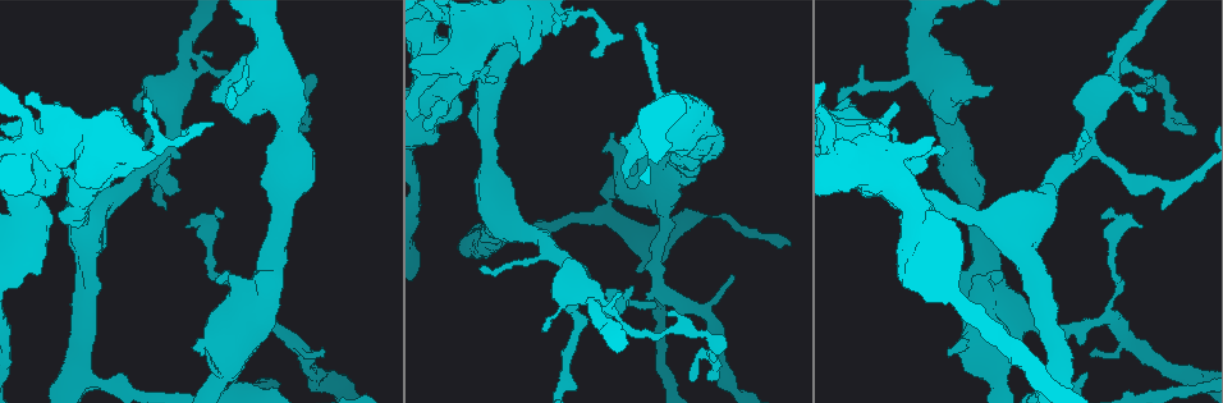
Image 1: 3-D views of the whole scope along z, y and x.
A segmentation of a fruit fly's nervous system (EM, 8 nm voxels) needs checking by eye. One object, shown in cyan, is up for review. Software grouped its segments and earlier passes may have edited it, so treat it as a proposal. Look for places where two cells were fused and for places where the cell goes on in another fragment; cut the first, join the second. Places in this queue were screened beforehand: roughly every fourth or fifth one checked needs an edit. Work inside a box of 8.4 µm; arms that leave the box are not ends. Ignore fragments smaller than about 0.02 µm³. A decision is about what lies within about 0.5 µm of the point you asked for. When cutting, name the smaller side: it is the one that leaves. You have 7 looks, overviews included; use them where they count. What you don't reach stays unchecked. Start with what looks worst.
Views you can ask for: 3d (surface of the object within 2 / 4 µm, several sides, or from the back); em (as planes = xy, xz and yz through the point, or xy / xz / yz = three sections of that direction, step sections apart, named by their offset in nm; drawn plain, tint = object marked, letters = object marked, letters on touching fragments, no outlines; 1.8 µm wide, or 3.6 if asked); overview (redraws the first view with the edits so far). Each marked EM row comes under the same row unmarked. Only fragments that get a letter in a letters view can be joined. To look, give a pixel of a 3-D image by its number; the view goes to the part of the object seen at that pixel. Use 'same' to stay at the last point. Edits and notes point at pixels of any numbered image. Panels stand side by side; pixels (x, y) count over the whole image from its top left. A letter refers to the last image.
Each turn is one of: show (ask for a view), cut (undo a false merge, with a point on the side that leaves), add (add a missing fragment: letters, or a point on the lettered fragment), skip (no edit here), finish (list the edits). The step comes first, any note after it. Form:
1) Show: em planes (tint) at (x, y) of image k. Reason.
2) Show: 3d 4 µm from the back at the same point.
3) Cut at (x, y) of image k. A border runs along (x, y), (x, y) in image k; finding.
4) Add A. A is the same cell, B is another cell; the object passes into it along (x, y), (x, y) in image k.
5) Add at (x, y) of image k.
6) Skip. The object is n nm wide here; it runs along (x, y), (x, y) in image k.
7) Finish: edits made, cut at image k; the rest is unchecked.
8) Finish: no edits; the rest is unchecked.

Show: em 3.6 µm planes (letters) at (51, 144) of image 1. Looks like a crossing.

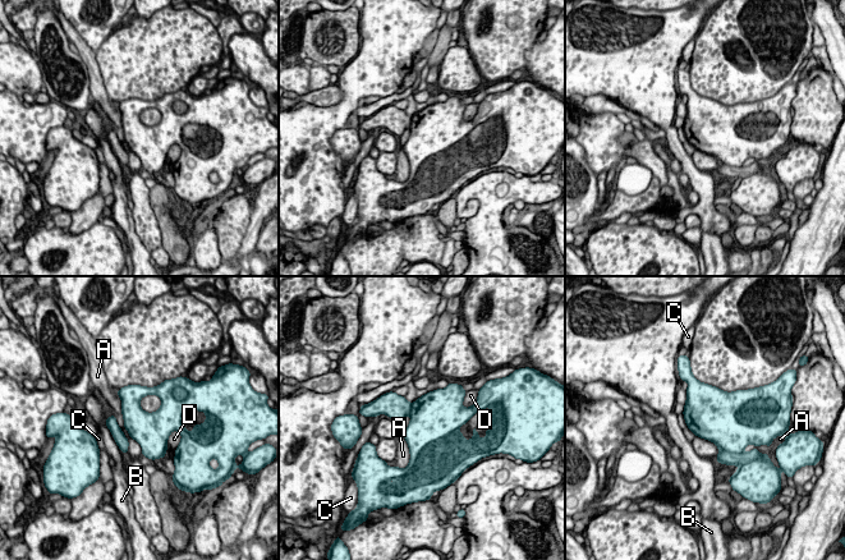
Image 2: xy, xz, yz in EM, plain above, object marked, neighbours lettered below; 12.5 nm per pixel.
Cut at (724, 457) of image 2. The object is 380 nm wide here; the longest contact is with B, 500 nm; A, B, C and D are other cells; a second cell is stuck on.

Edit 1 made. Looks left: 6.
Show: overview.

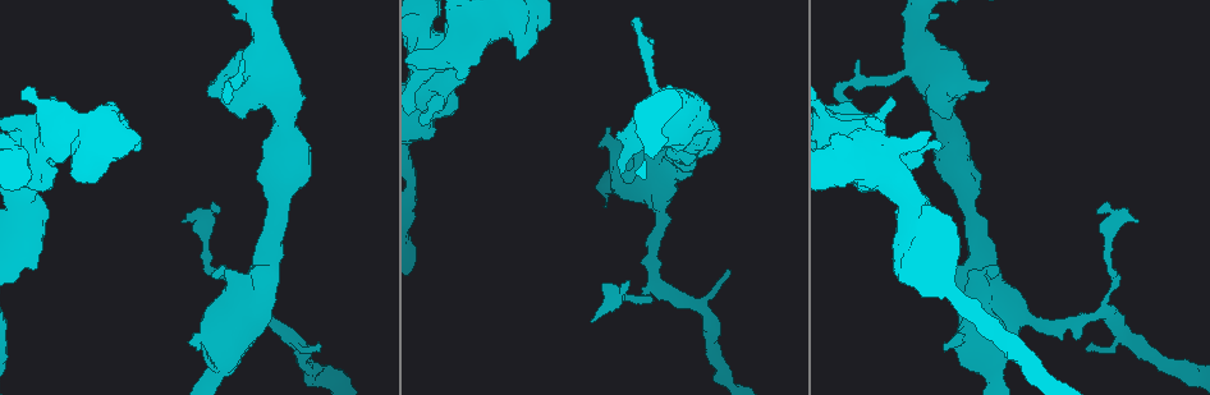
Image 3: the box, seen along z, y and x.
Show: 3d 2 µm at (651, 41) of image 3.

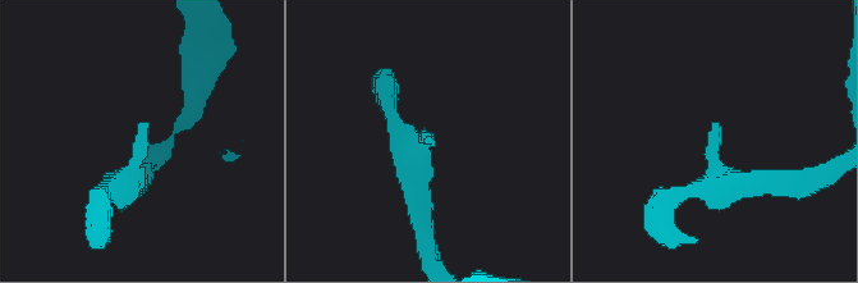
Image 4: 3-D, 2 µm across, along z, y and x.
Show: em planes (tint) at (431, 141) of image 4. Shape alone is not enough.

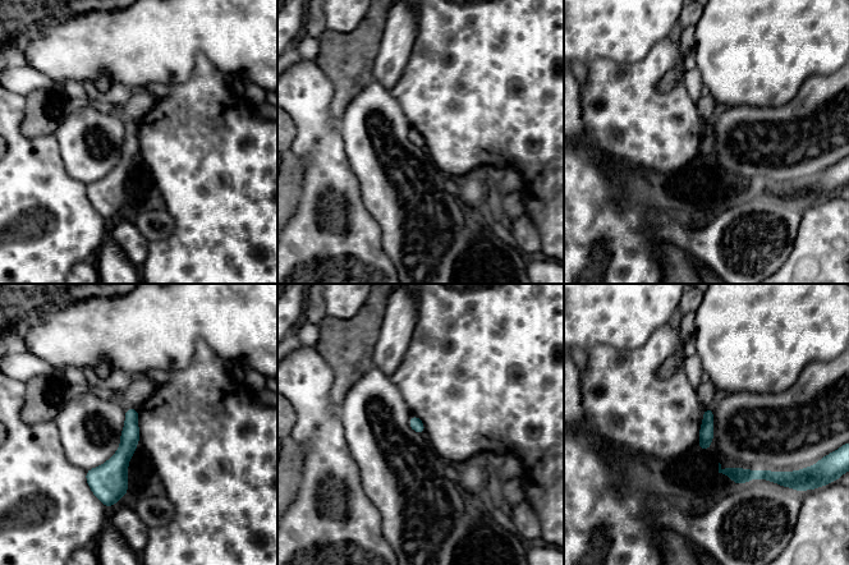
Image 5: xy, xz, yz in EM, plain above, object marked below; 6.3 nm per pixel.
Show: em planes (letters) at the same point.

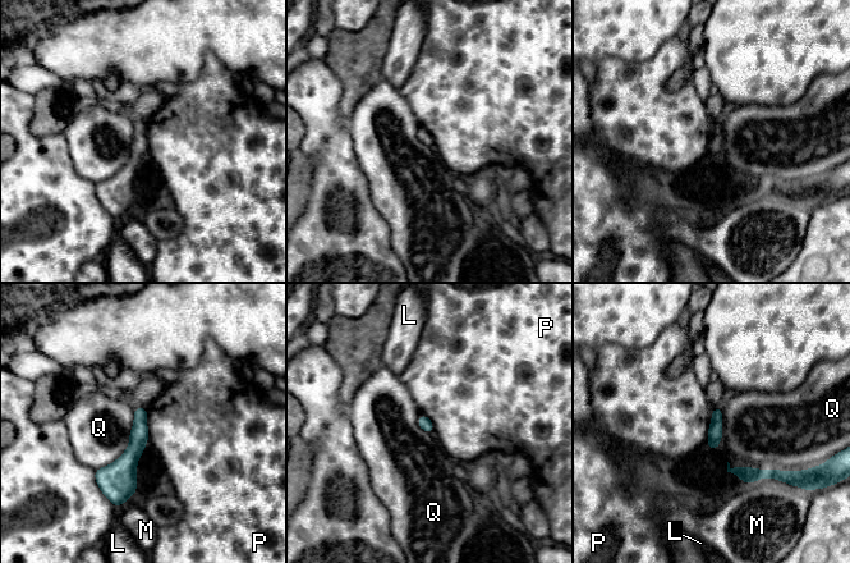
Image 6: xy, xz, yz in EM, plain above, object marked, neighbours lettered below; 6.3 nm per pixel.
Skip. The longest contact is with Q, 480 nm; L, M, P and Q are other cells; a border runs along (713, 408), (706, 448) in image 6; no lettered fragment goes on from it.

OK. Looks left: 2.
Finish: edits made, cut at image 2; the rest is unchecked.

